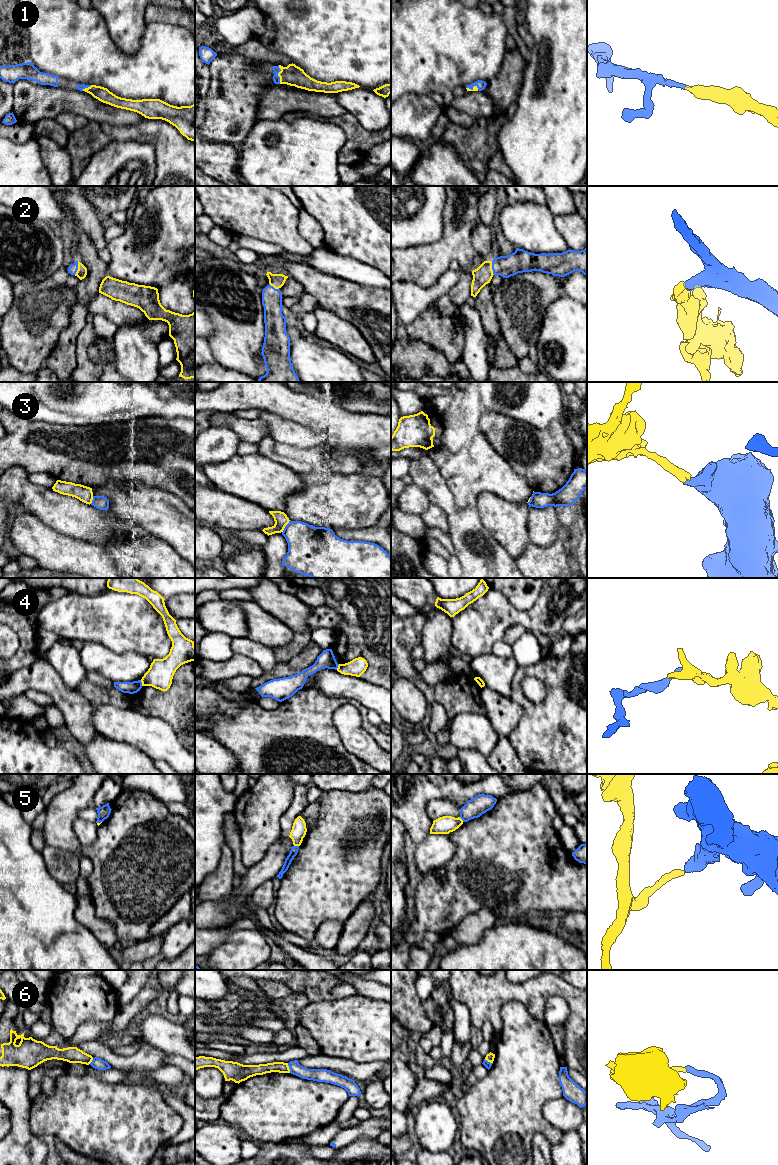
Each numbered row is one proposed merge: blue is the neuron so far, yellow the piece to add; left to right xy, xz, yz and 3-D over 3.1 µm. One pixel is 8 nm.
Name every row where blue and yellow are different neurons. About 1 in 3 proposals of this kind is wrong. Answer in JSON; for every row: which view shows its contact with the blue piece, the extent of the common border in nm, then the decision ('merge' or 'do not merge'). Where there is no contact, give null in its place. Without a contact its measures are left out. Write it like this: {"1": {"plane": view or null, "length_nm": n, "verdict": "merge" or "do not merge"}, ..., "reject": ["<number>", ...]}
{"1": {"plane": "xz", "length_nm": 150, "verdict": "merge"}, "2": {"plane": "xy", "length_nm": 120, "verdict": "merge"}, "3": {"plane": "xz", "length_nm": 120, "verdict": "do not merge"}, "4": {"plane": "xy", "length_nm": 50, "verdict": "do not merge"}, "5": {"plane": "xz", "length_nm": 40, "verdict": "do not merge"}, "6": {"plane": "xz", "length_nm": 80, "verdict": "merge"}, "reject": ["3", "4", "5"]}

